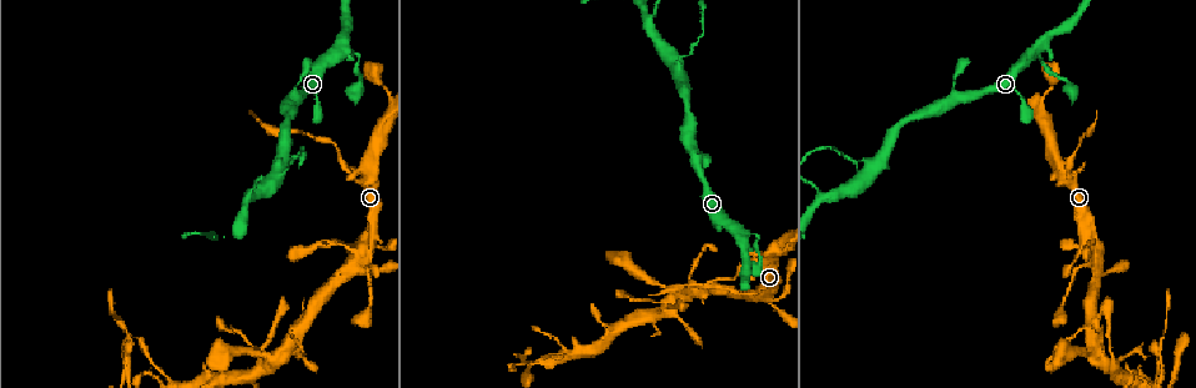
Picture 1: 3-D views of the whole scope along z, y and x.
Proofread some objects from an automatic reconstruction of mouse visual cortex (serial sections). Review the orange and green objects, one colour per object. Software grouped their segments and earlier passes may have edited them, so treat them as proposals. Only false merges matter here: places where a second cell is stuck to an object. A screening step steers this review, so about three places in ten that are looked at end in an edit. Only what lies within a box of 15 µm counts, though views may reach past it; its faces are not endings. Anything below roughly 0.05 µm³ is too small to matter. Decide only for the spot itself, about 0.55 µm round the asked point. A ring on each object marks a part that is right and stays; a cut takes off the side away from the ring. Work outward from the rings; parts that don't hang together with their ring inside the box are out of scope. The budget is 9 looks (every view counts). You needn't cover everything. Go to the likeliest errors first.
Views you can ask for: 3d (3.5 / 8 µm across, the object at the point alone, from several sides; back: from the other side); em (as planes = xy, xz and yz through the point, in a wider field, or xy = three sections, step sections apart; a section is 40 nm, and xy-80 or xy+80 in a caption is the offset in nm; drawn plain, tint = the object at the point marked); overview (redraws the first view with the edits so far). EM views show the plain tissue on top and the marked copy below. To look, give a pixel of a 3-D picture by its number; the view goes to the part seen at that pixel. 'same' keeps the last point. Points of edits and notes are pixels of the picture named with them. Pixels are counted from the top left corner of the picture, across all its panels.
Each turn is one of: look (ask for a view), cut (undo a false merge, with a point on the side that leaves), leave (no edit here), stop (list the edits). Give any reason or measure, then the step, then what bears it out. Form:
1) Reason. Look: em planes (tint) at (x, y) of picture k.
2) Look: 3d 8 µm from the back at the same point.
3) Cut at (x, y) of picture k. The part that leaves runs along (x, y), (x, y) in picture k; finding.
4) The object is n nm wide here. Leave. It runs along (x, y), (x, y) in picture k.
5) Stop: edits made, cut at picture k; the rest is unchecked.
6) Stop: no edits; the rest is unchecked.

Sharp bend. Look: 3d 3.5 µm at (282, 172) of picture 1.

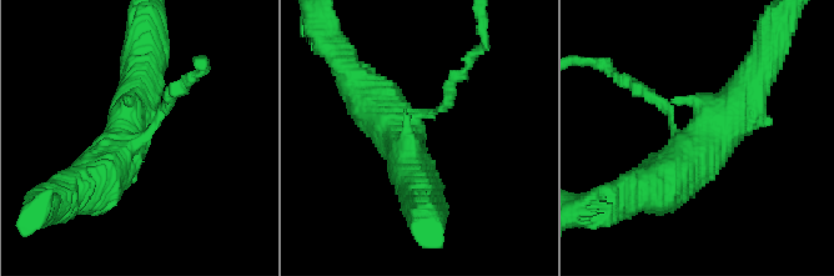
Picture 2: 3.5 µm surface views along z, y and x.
Now the EM. Look: em planes (tint) at (676, 142) of picture 2.

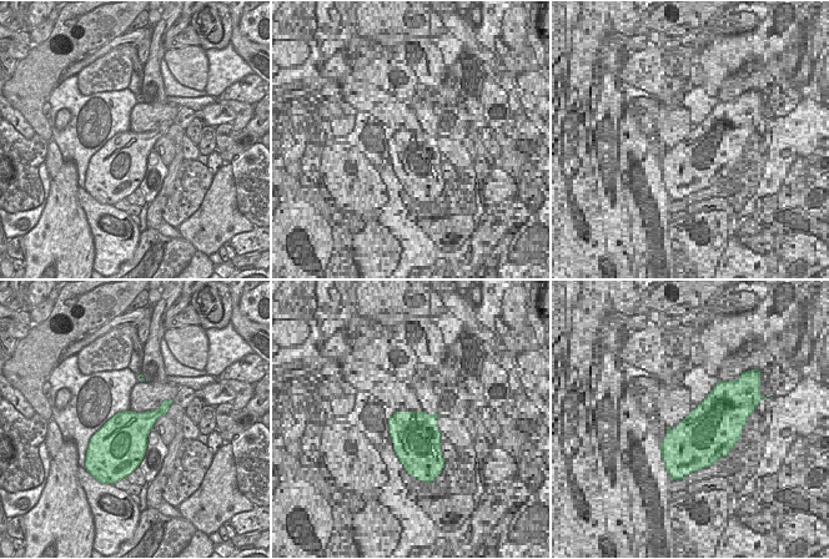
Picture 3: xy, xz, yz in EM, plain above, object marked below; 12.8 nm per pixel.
Cut at (448, 101) of picture 2. The part that leaves runs along (428, 114), (447, 100), (447, 88), (482, 40) in picture 2; two cells meet here.

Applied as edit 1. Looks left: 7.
Abrupt turn. Look: 3d 3.5 µm at (1070, 169) of picture 1.

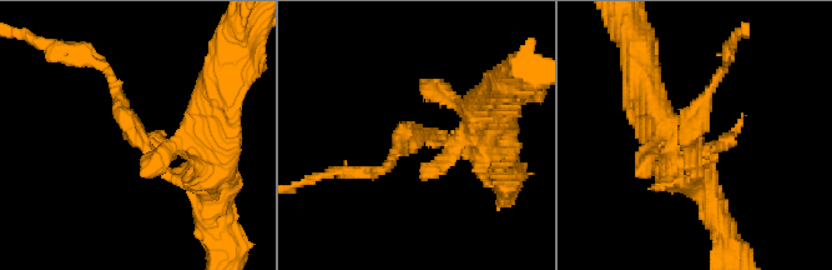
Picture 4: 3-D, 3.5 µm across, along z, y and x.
The arms are 150, 400 nm wide; shape alone is not enough. Look: em xy step 3 (tint) at (689, 147) of picture 4.

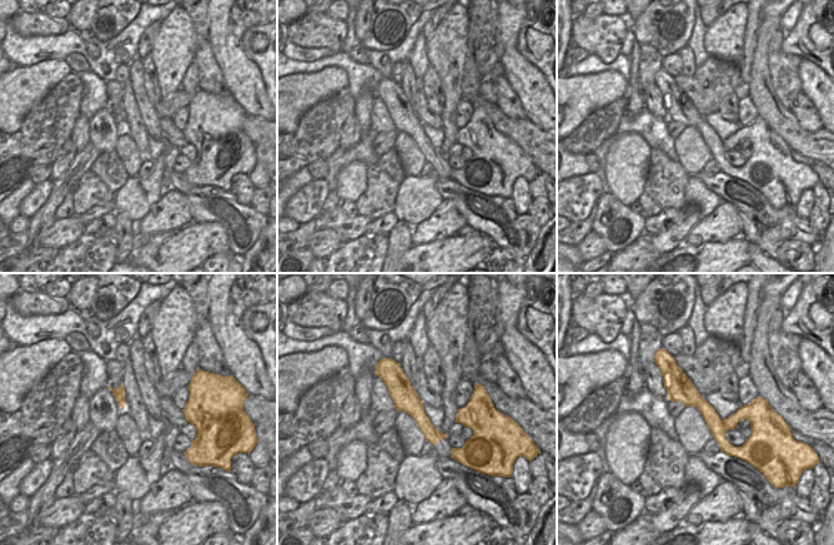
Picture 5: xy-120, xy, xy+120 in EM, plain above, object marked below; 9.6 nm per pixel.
Cut at (689, 110) of picture 4. A second cell is stuck on.

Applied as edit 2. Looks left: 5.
Thin neck. Look: 3d 3.5 µm at (368, 257) of picture 1.

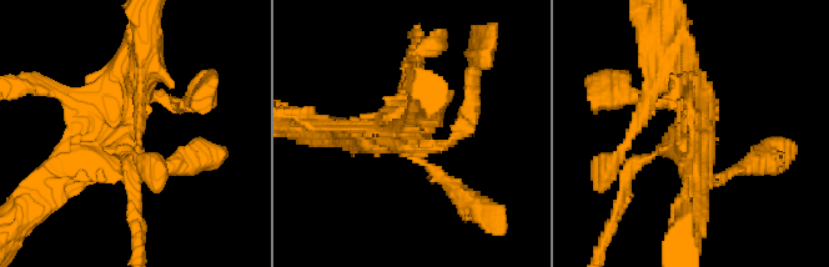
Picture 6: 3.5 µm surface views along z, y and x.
Need the tissue. Look: em xy step 3 (tint) at (123, 120) of picture 6.

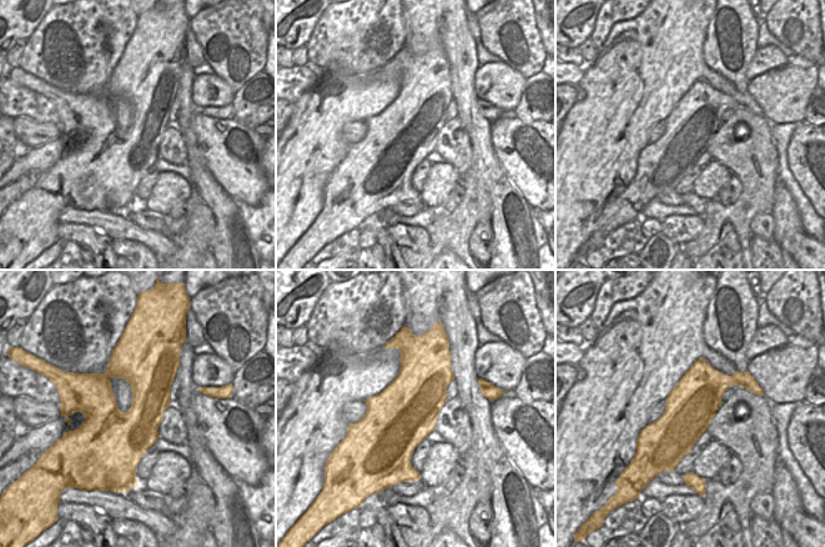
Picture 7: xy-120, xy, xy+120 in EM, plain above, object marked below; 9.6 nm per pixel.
Leave. It runs along (147, 53), (124, 121), (59, 186) in picture 6; continuous, no second cell.

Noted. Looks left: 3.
Side arm on a straight run. Look: 3d 3.5 µm from the back at (298, 329) of picture 1.

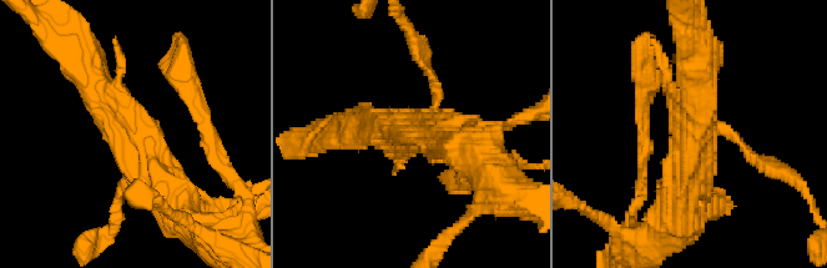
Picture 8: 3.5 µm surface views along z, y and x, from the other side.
3 arms meet here. Leave. It runs along (84, 70), (180, 208) in picture 8; one cell here.

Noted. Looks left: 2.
Stop: edits made, cut at picture 2, cut at picture 4; the rest is unchecked.

